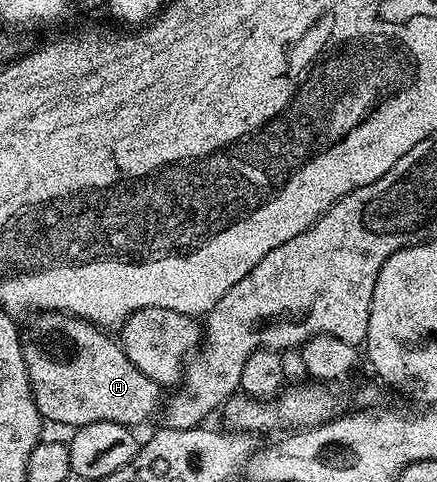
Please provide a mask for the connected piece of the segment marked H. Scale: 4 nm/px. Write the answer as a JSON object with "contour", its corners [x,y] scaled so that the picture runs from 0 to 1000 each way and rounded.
{"contour":[[[92,647],[73,654],[71,664],[50,683],[53,732],[57,734],[57,768],[66,768],[71,815],[85,834],[85,851],[101,873],[126,880],[156,880],[169,892],[185,884],[204,884],[213,876],[268,876],[293,884],[327,880],[346,861],[368,846],[368,799],[350,793],[350,784],[332,784],[304,751],[284,734],[270,703],[254,705],[243,687],[220,674],[162,656],[153,647]]]}

